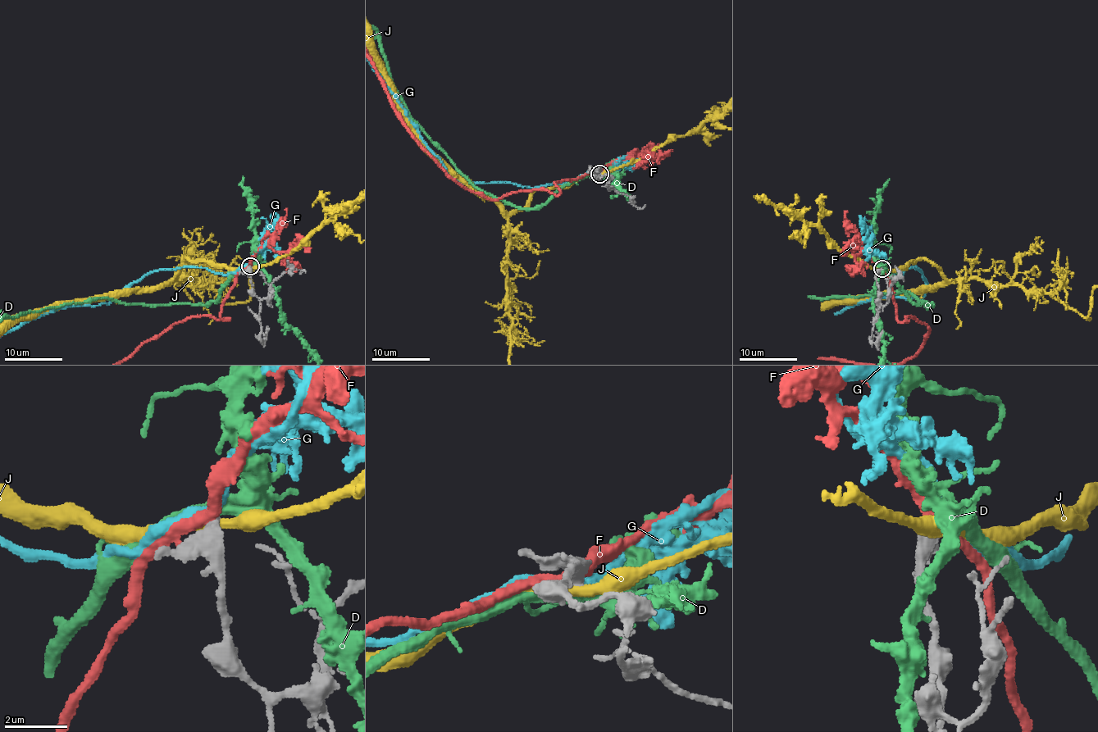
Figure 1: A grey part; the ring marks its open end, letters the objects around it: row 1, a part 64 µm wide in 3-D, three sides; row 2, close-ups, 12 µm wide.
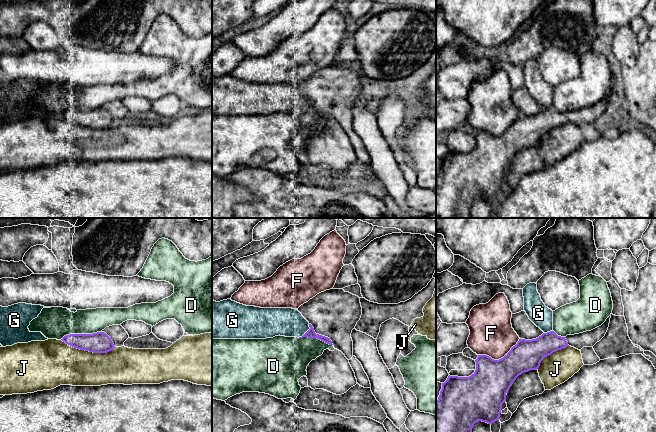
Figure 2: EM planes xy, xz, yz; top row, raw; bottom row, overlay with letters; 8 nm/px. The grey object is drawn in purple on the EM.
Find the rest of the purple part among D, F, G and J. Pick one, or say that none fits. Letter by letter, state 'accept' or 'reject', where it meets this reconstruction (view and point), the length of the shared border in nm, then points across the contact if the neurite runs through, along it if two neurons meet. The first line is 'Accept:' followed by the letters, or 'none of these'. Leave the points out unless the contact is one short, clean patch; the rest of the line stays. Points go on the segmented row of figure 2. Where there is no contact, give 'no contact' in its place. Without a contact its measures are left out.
Accept: none of these
D: reject; meets purple in xy at (80, 334); contact 340 nm long
F: reject; meets purple in yz at (499, 359); contact 360 nm long
G: reject; meets purple in xz at (305, 333); contact 160 nm long
J: reject; meets purple in xy at (88, 350); contact 440 nm long

